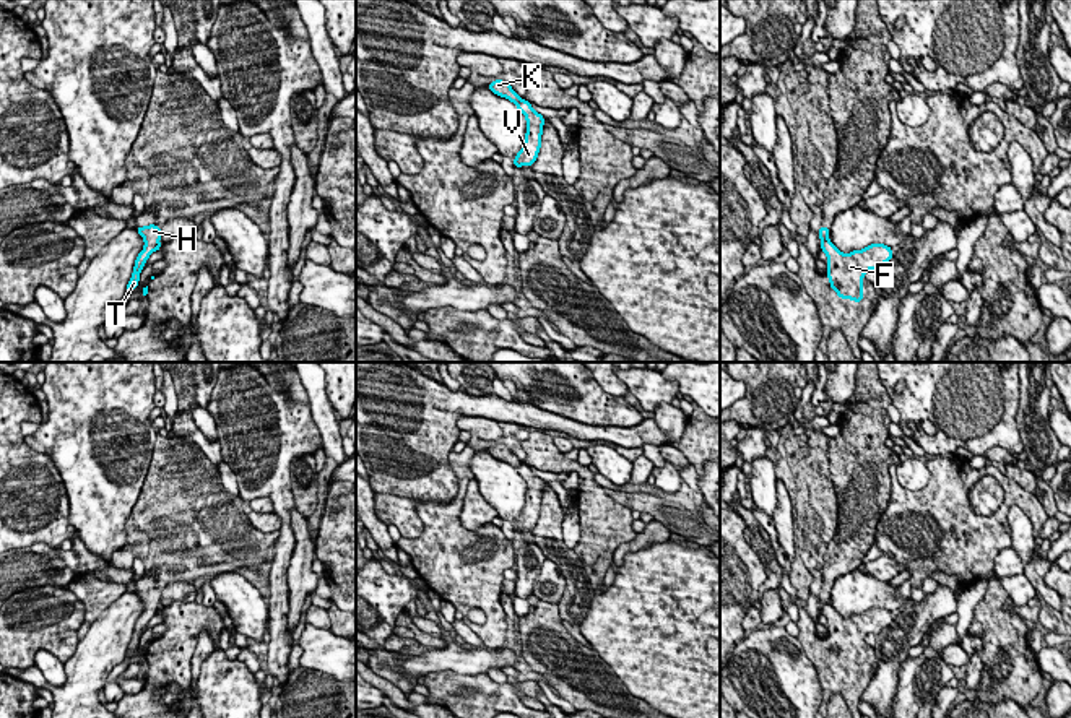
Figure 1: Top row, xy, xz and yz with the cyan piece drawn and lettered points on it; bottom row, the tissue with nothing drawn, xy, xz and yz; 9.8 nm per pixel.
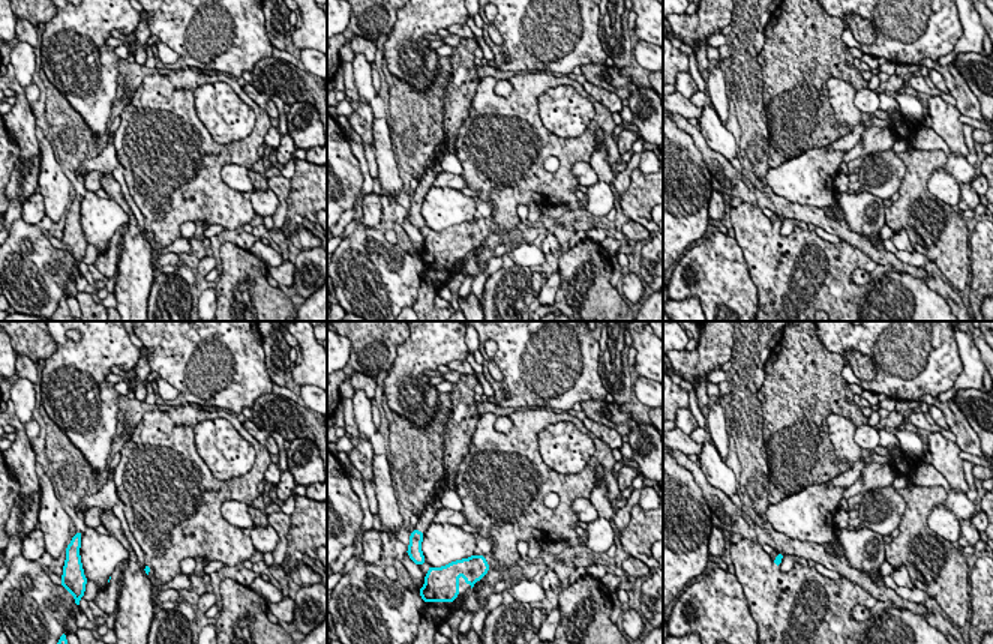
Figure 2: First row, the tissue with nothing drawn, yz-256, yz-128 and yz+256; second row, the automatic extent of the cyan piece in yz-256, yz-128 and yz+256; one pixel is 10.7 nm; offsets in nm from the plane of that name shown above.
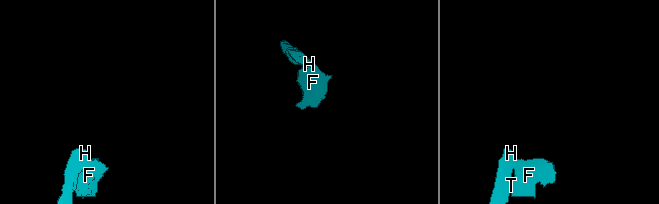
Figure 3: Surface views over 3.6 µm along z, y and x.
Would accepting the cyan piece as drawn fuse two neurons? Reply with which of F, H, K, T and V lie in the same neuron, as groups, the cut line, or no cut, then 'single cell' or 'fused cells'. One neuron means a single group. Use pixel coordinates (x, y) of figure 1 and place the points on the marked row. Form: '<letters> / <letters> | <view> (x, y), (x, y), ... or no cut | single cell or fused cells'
F V / H K T | xz (522, 99), (517, 104) | fused cells

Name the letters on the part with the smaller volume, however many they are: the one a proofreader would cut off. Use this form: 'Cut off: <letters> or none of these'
Cut off: F, V

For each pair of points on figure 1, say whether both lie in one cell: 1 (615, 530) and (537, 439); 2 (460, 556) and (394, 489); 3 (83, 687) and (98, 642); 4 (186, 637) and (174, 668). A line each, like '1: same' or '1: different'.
1: same
2: different
3: same
4: same

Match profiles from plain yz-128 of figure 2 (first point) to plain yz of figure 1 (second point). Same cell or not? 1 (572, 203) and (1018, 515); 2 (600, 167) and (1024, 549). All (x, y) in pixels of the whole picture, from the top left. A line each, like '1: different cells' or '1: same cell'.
1: different cells
2: same cell

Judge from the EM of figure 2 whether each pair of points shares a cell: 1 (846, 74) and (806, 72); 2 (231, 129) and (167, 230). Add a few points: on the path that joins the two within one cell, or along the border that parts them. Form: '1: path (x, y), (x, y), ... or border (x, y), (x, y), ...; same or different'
1: path (836, 71), (816, 71); same
2: border (198, 117), (221, 143), (239, 141), (254, 128); different

